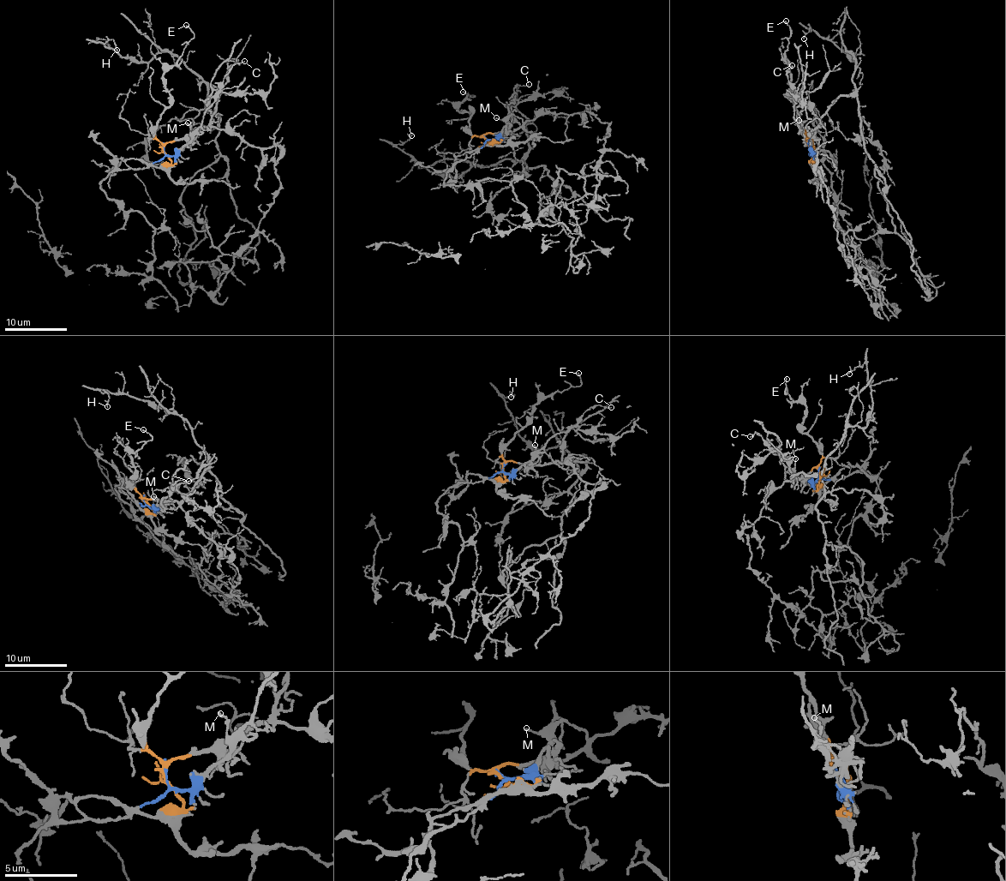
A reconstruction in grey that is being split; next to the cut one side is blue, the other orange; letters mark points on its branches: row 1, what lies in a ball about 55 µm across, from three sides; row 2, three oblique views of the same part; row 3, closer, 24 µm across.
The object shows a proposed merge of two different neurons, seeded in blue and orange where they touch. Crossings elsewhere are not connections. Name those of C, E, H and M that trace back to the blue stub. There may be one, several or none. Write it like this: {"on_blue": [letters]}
{"on_blue": ["C", "M"]}

